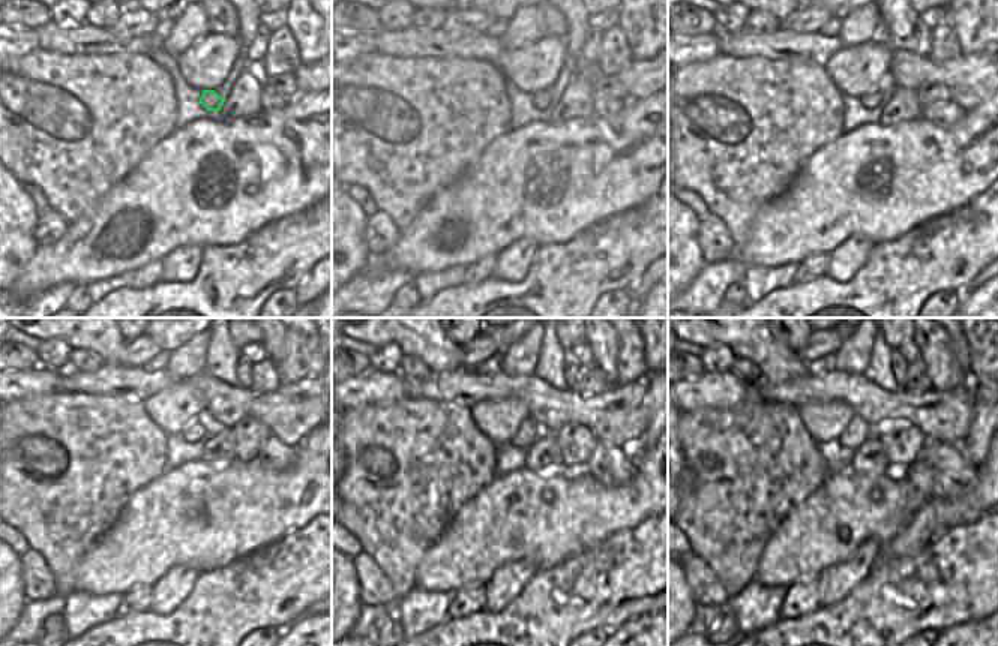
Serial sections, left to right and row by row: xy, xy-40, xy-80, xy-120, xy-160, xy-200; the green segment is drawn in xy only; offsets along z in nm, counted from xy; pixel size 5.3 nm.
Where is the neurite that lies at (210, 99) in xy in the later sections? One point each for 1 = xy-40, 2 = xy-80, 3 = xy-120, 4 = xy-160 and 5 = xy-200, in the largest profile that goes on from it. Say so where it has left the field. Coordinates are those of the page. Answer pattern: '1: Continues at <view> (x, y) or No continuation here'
1: Continues at xy-40 (542, 99)
2: Continues at xy-80 (875, 98)
3: Continues at xy-120 (195, 432)
4: Continues at xy-160 (529, 430)
5: Continues at xy-200 (857, 430)

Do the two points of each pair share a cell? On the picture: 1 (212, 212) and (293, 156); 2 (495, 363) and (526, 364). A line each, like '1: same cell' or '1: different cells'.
1: same cell
2: different cells

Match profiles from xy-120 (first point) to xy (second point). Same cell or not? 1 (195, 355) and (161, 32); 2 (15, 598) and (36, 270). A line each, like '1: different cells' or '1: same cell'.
1: different cells
2: different cells

